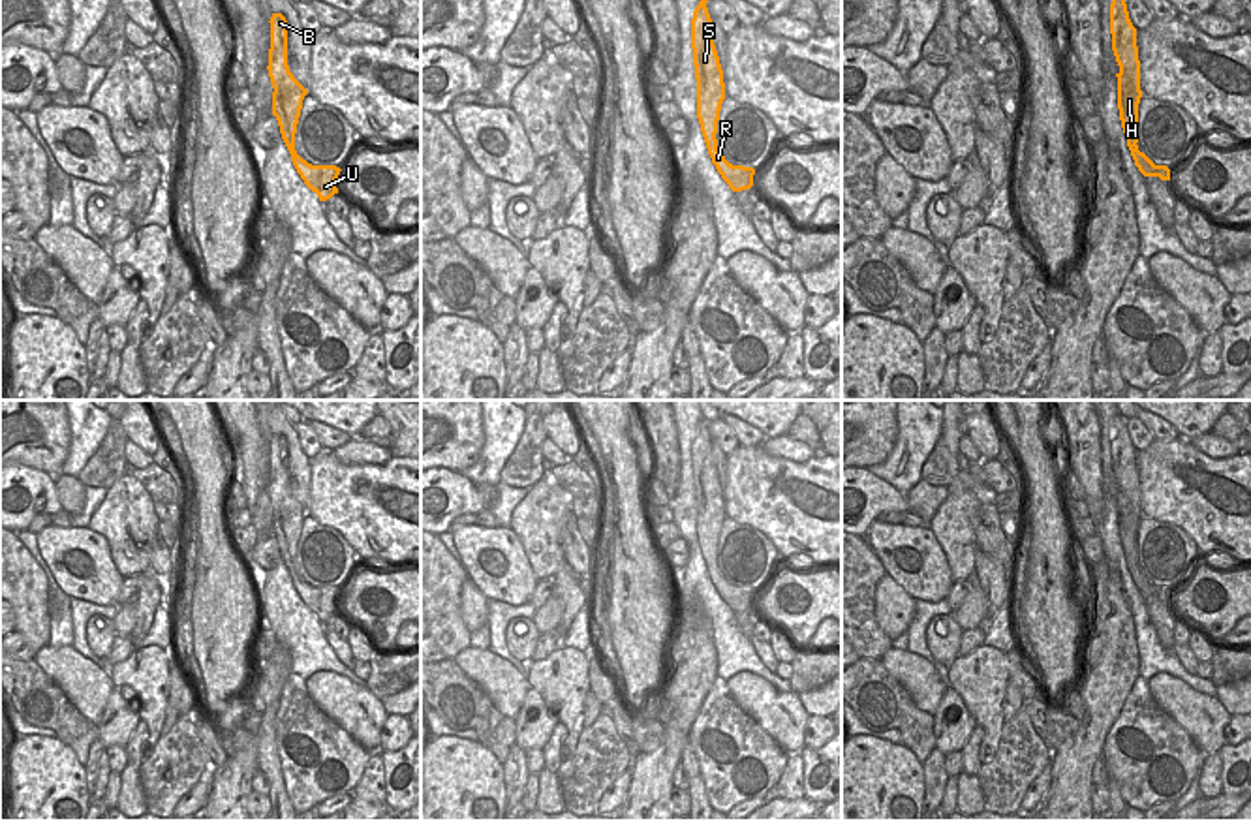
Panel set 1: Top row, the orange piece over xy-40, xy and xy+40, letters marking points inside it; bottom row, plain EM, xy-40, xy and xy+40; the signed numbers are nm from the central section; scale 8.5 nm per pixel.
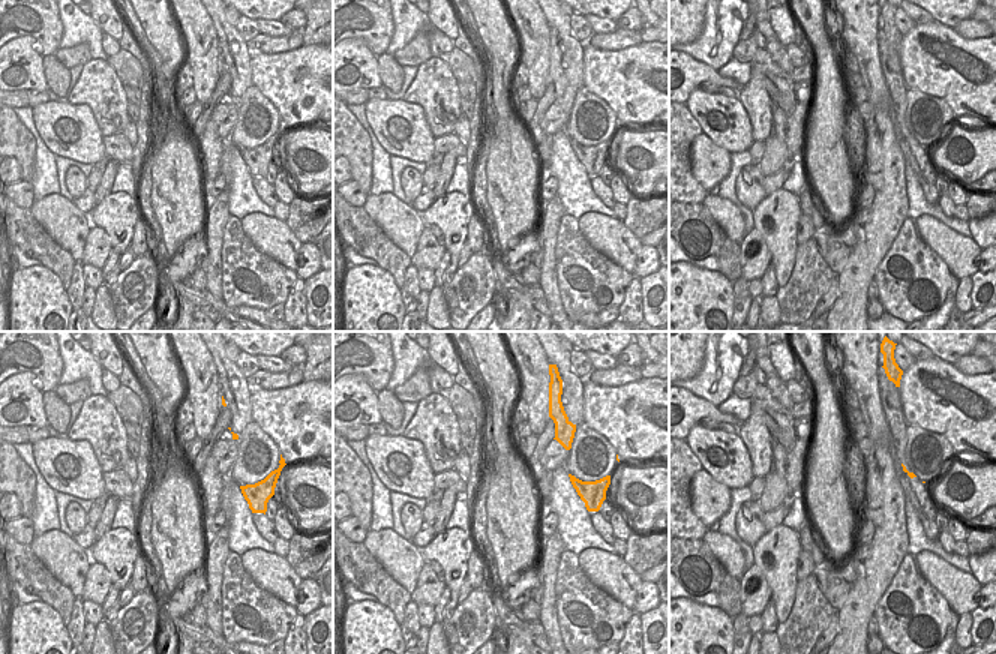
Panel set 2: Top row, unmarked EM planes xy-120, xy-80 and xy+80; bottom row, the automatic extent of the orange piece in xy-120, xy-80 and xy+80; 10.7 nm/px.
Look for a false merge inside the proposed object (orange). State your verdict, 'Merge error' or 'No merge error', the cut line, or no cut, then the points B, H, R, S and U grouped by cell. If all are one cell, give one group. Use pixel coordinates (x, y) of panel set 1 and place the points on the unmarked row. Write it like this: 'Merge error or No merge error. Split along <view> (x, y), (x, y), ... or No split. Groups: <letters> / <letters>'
No merge error. No split. Groups: B H R S U

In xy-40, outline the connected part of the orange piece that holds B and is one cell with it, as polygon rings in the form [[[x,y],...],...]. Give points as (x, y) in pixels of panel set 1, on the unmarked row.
[[[282,434],[270,438],[269,498],[272,503],[272,535],[278,541],[282,560],[291,575],[291,582],[304,605],[317,614],[319,622],[338,614],[336,599],[340,588],[312,586],[295,571],[295,554],[308,511],[293,498],[287,487],[287,441]]]

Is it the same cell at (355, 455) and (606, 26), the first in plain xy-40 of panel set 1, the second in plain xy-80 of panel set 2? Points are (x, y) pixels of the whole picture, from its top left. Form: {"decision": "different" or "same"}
{"decision": "different"}

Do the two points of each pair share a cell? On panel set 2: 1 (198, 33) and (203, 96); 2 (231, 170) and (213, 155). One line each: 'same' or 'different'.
1: same
2: different

